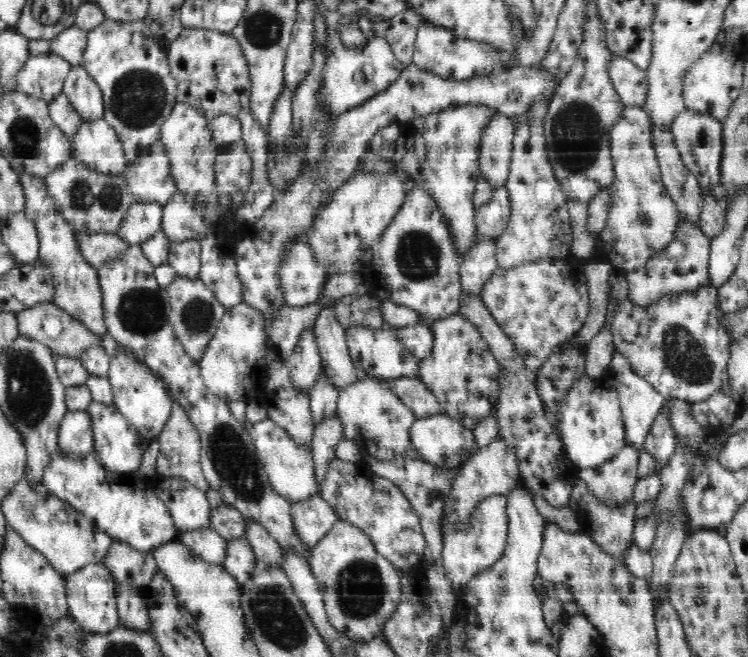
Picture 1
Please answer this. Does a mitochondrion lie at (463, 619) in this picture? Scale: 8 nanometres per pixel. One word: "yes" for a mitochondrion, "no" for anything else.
yes

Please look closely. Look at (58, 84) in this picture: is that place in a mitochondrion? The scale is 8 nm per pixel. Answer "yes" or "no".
no

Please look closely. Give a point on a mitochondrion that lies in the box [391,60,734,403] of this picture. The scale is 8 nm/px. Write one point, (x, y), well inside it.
(575, 132)

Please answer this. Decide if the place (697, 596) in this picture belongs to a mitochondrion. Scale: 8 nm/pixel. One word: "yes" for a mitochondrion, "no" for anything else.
yes

